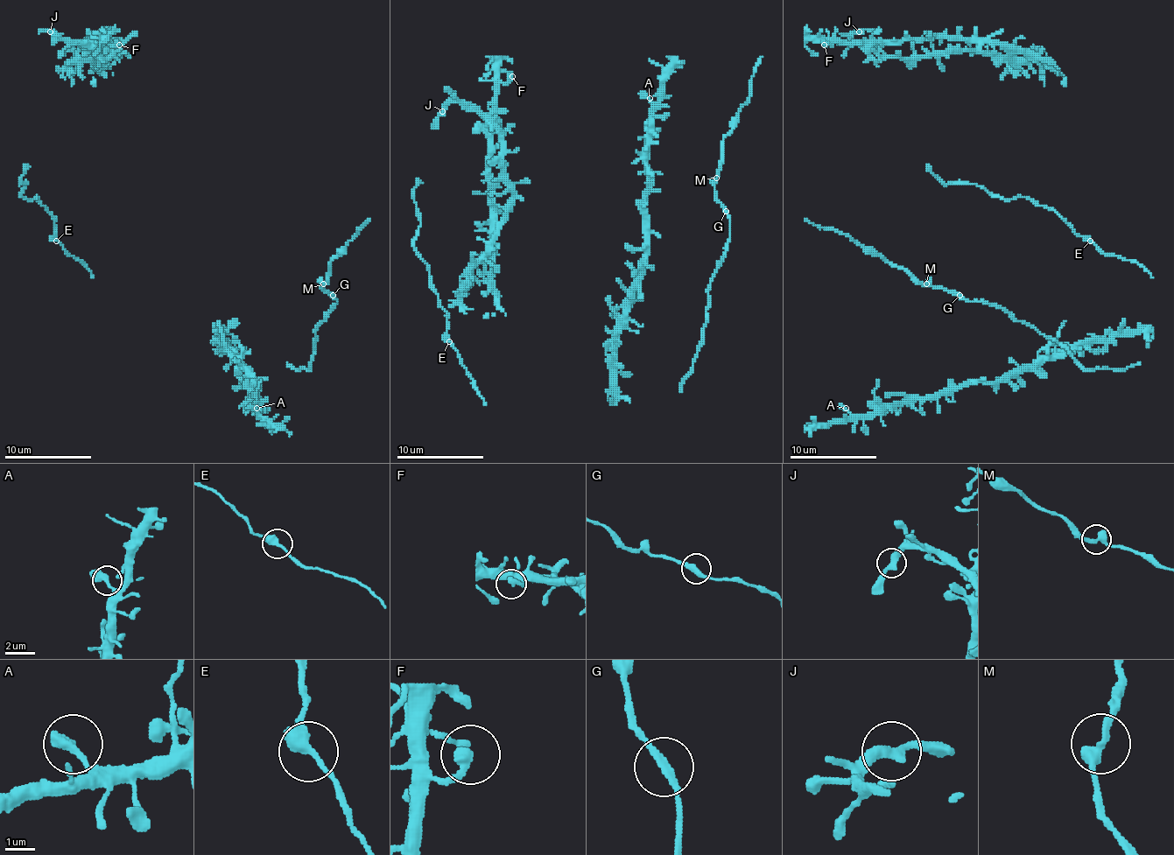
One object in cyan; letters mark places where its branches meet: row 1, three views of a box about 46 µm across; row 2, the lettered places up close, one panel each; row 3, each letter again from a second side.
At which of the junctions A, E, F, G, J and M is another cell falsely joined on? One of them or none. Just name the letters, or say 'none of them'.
none of them

